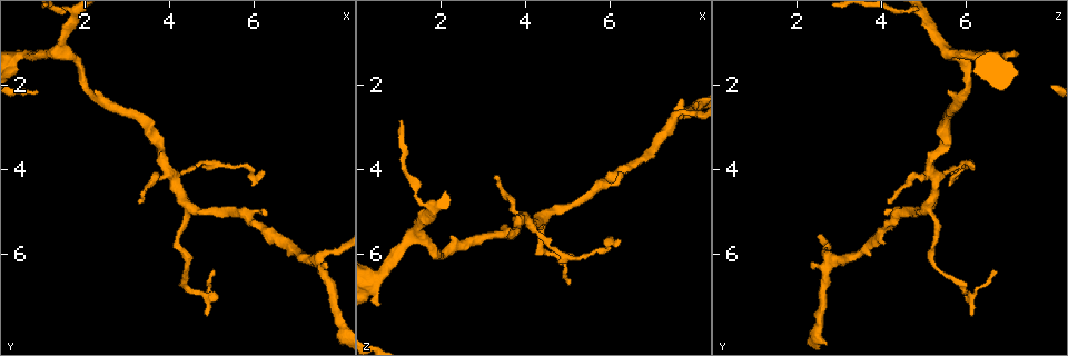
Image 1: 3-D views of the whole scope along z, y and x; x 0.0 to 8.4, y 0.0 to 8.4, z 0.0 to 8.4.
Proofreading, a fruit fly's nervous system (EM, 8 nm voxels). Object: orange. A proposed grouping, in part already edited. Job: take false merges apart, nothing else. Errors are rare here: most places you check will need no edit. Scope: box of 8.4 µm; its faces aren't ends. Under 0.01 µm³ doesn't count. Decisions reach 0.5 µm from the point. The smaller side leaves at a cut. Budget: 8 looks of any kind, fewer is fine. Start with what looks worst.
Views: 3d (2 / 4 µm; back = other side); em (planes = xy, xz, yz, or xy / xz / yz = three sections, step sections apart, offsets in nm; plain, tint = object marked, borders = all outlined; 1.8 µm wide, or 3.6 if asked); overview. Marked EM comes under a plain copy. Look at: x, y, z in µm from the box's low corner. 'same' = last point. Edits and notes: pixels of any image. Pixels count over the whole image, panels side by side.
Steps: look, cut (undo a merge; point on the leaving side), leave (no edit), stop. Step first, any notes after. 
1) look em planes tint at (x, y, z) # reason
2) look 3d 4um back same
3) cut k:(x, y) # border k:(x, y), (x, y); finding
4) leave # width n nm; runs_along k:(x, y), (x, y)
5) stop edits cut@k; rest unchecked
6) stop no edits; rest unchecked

look em yz step 4 tint at (4.10, 4.20, 5.25) # abrupt turn

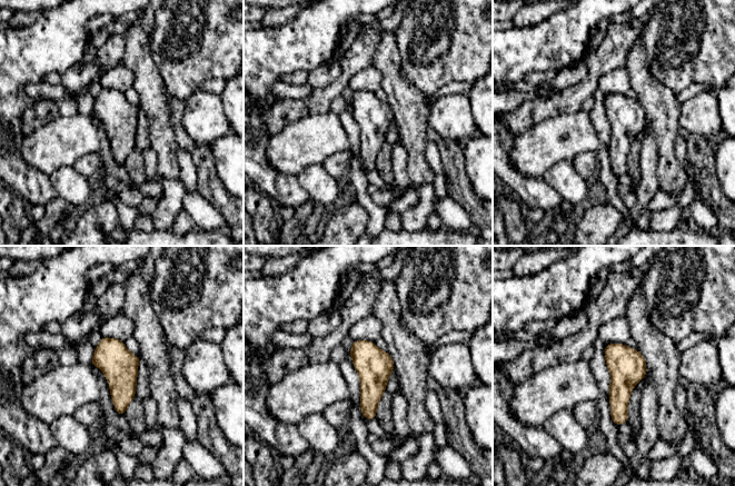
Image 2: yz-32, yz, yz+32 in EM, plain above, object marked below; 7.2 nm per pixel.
look em planes tint same # another direction

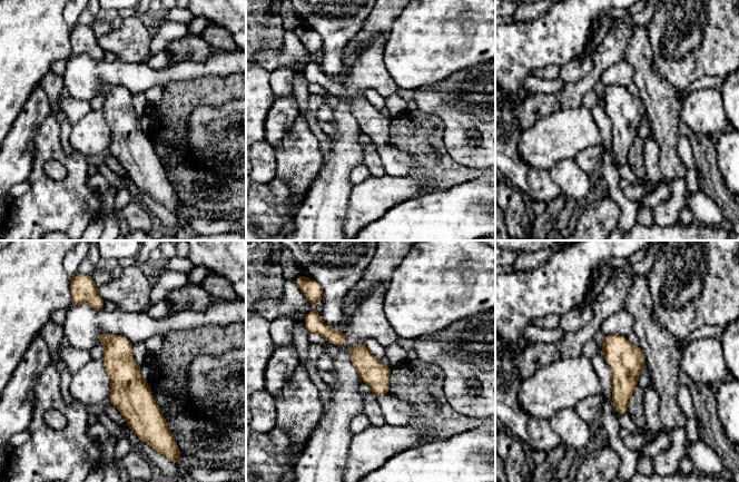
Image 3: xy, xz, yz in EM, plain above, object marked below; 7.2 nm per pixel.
leave # runs_along 3:(102, 335), (118, 351), (138, 430); one neuron here

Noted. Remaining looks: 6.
look 3d 2um at (7.50, 6.20, 2.85) # sharp bend

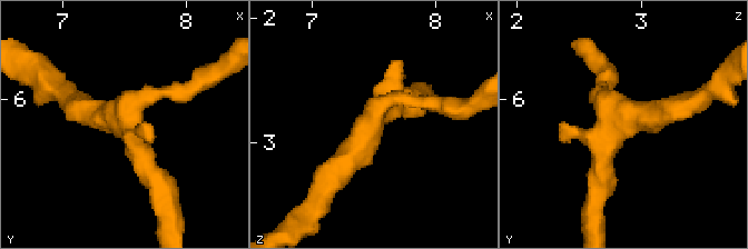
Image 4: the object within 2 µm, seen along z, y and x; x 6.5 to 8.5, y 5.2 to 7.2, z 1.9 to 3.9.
look em planes tint at (7.48, 6.18, 2.84) # arms 3; now the EM

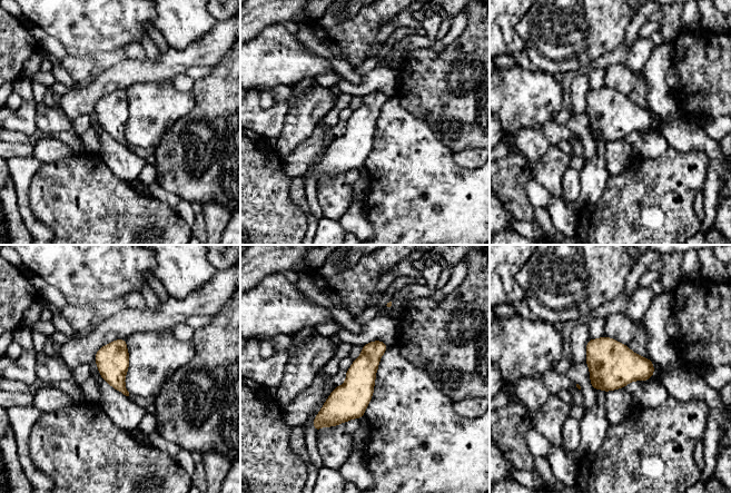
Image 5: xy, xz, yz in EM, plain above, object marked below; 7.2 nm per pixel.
leave # runs_along 5:(383, 345), (359, 384), (323, 421); continuous, no second neuron

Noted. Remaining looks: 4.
look em planes tint at (4.45, 6.10, 5.15) # sharp bend

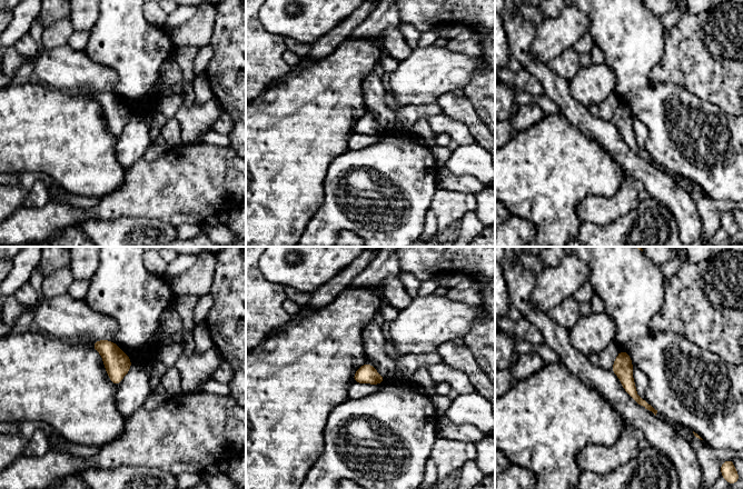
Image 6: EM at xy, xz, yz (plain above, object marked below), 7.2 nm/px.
leave # runs_along 6:(622, 353), (627, 383), (645, 405); continuous, no second neuron

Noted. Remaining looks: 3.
stop no edits; rest unchecked

